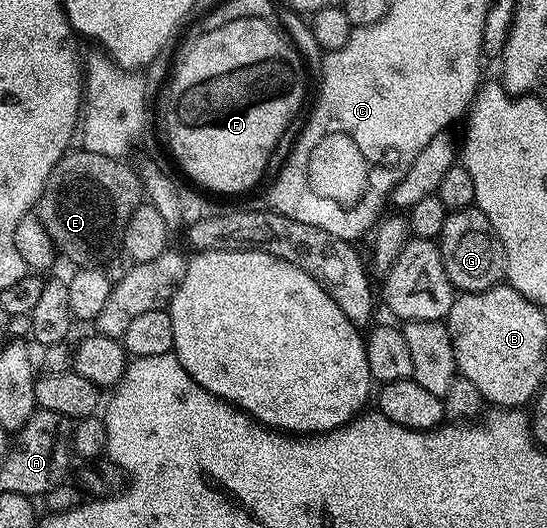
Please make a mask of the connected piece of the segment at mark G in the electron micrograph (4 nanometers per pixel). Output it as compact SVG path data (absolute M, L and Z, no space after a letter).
M476 205L446 213L439 245L443 268L447 268L447 276L458 291L474 294L489 290L505 278L503 244L493 231L491 220L487 220L485 213L477 209Z

